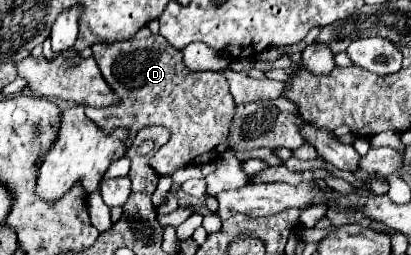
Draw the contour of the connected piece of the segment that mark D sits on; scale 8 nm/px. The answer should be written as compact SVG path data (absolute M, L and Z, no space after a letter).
M147 27L129 41L97 43L91 49L107 85L117 93L119 103L103 107L101 113L89 107L89 119L107 133L117 127L131 129L127 147L141 127L167 125L171 138L149 162L159 175L215 161L229 149L229 125L237 107L223 71L195 71L189 75L181 61L181 51L173 49L161 35L153 35Z

